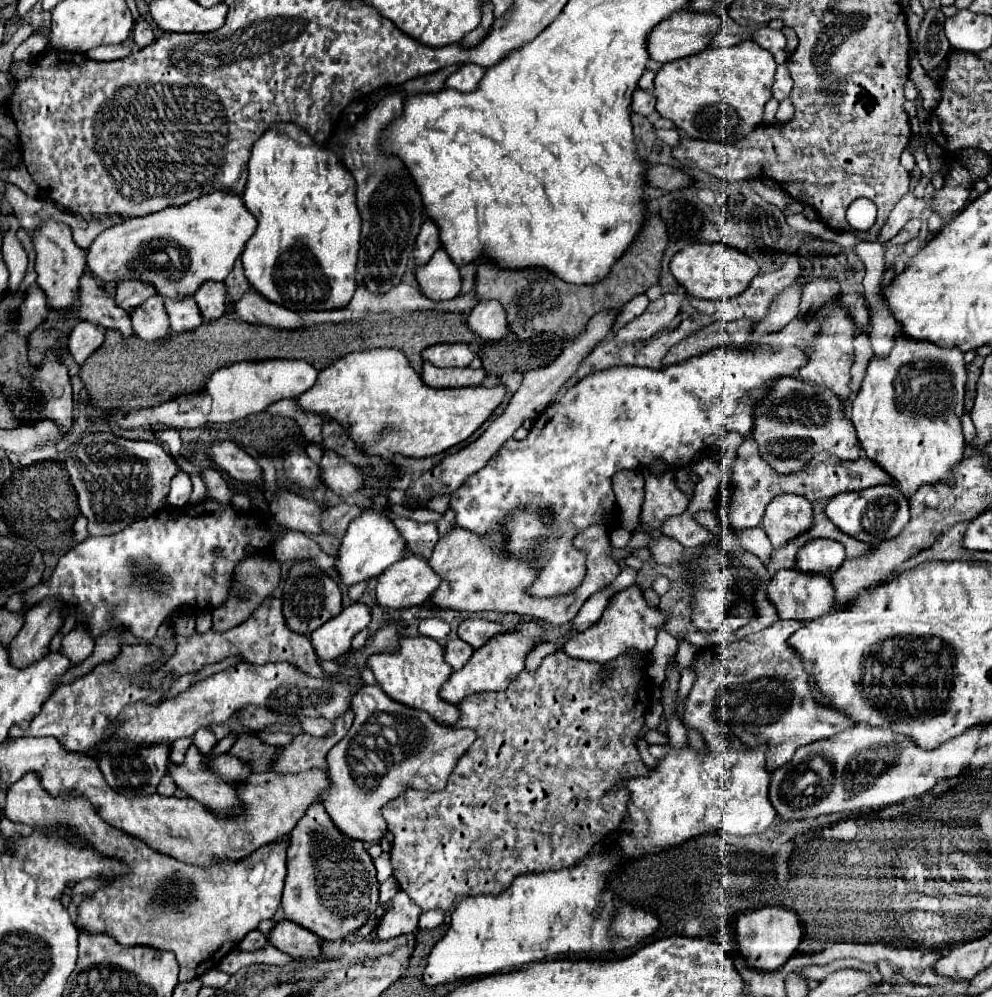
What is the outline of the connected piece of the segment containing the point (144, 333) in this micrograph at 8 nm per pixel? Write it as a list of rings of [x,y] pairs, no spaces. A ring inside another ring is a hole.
[[[154,295],[148,301],[144,301],[140,309],[130,313],[130,319],[132,319],[134,333],[144,341],[158,341],[168,337],[170,333],[168,315],[164,311],[160,295]]]

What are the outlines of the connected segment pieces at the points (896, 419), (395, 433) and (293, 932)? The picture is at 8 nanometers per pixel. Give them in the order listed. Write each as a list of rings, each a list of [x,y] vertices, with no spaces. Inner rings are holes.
[[[904,333],[894,337],[888,357],[872,357],[868,363],[862,387],[850,409],[850,419],[866,457],[888,471],[906,497],[910,497],[920,485],[952,481],[952,467],[962,461],[966,449],[960,427],[960,415],[964,413],[964,383],[966,367],[960,349],[940,349],[930,341],[908,341]]]
[[[372,349],[362,353],[350,353],[324,371],[320,371],[318,381],[312,389],[300,395],[298,403],[306,411],[316,411],[318,415],[328,415],[340,425],[348,427],[348,435],[354,441],[362,441],[370,455],[380,455],[392,459],[394,453],[402,453],[408,457],[430,457],[450,449],[466,441],[476,429],[482,427],[484,421],[502,405],[508,397],[508,391],[502,383],[494,387],[462,387],[462,389],[434,389],[424,385],[422,377],[410,367],[404,353],[396,349]]]
[[[280,921],[270,933],[268,933],[270,945],[278,947],[280,951],[288,953],[294,959],[316,959],[324,961],[326,955],[322,953],[322,941],[314,937],[312,931],[302,929],[300,925],[292,921]]]

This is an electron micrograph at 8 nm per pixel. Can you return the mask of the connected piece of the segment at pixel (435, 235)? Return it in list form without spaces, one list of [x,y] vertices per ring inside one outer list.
[[[426,219],[420,229],[420,237],[416,239],[414,263],[424,265],[434,255],[436,249],[440,249],[440,231],[432,219]]]

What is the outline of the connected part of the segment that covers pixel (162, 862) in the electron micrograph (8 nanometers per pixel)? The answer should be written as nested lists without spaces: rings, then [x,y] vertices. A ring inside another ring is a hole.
[[[26,773],[20,781],[10,785],[4,815],[10,821],[44,827],[68,823],[100,853],[128,861],[132,869],[126,877],[112,879],[108,889],[100,889],[80,903],[76,927],[90,933],[106,931],[120,945],[148,945],[172,951],[180,965],[180,981],[192,981],[216,967],[246,933],[256,929],[262,921],[272,919],[280,905],[288,841],[262,845],[250,857],[238,861],[220,859],[206,867],[180,863],[148,847],[138,837],[100,821],[94,805],[90,805],[86,797],[72,797],[72,793],[52,797],[44,793],[36,773]]]

